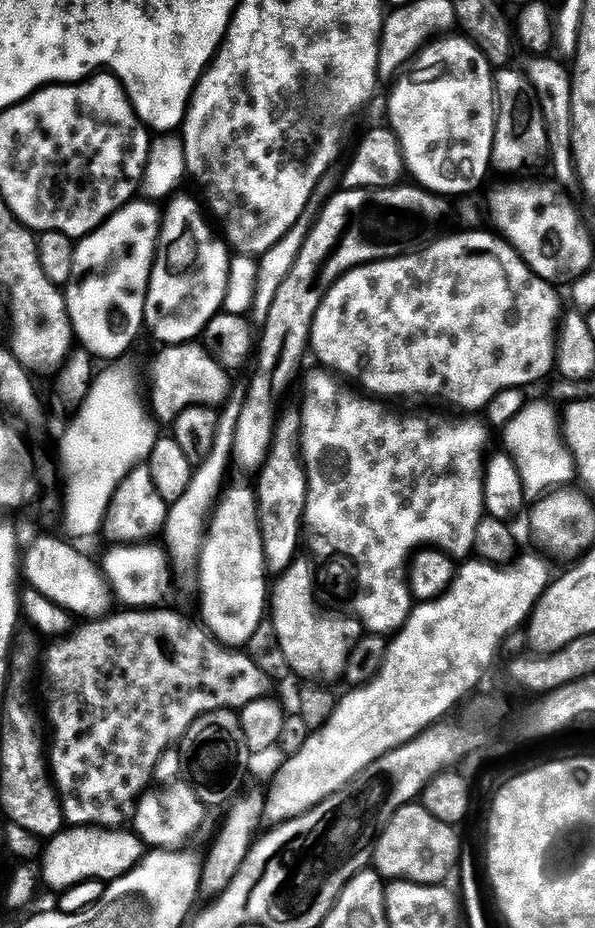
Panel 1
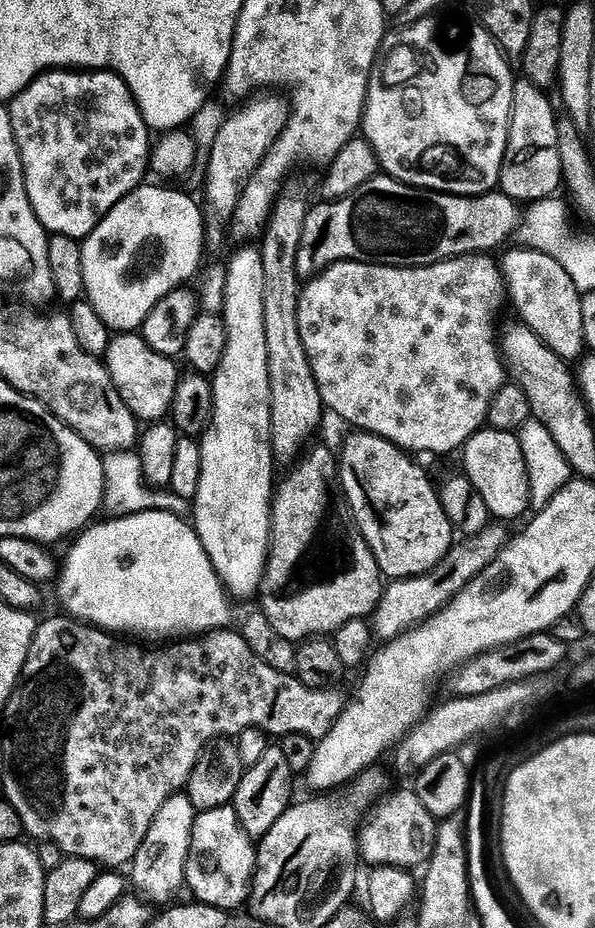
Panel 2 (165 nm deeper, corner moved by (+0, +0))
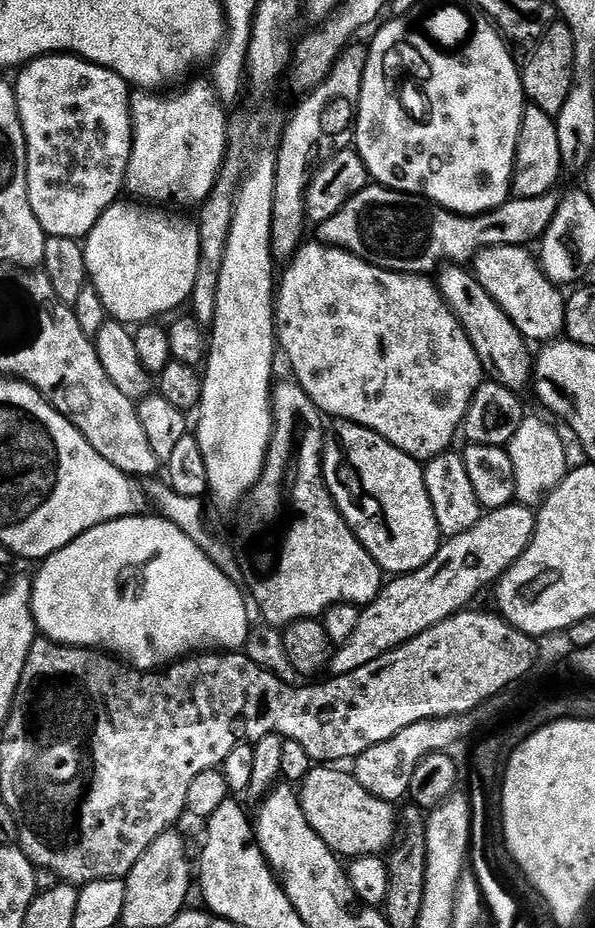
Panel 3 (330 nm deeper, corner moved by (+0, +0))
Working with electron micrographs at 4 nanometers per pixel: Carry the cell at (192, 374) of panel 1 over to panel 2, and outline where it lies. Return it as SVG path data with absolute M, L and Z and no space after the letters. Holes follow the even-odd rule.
M116 334L108 344L108 373L112 375L118 394L140 422L160 422L171 413L174 394L182 379L176 363L173 357L155 352L140 334Z

